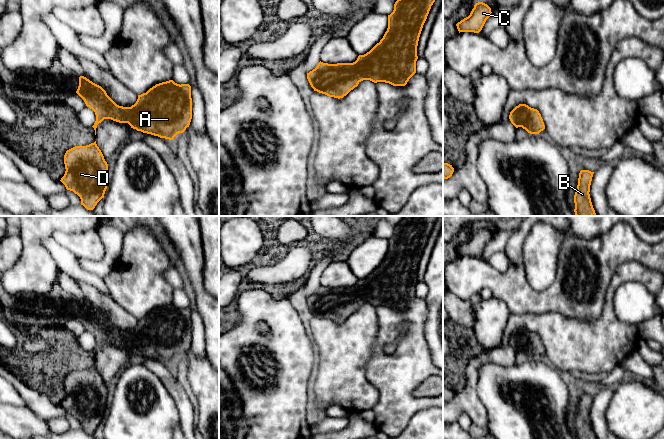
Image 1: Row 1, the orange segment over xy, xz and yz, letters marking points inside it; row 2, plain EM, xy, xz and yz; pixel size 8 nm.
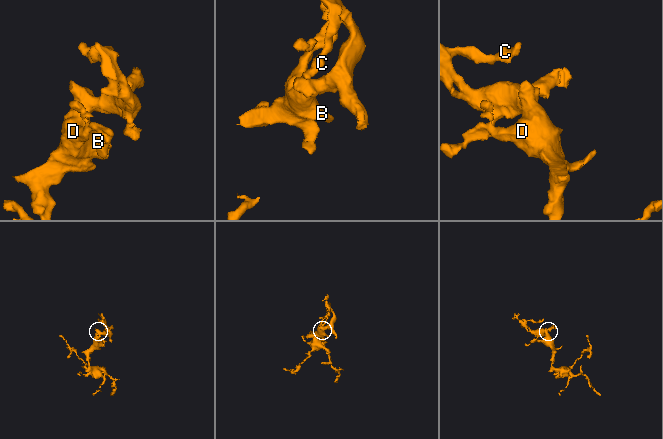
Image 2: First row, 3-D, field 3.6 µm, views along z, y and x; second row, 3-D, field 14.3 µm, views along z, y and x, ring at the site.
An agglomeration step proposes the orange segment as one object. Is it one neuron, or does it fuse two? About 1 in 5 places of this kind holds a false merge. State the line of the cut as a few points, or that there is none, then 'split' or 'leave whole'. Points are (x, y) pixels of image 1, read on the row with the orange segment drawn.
no cut | leave whole

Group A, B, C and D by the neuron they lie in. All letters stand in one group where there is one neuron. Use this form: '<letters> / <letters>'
A B C D

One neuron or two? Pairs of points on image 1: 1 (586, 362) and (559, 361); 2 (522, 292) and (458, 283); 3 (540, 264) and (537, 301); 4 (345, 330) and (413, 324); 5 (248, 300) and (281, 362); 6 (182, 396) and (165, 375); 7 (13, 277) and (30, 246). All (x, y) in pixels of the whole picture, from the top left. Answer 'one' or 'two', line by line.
1: one
2: one
3: two
4: two
5: one
6: one
7: one

